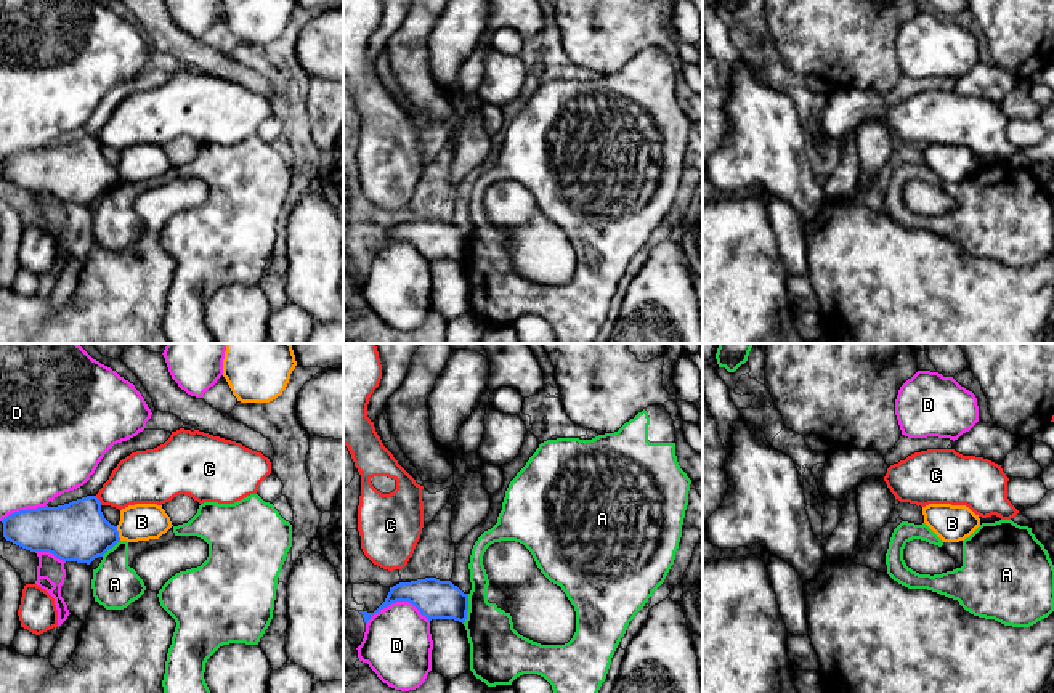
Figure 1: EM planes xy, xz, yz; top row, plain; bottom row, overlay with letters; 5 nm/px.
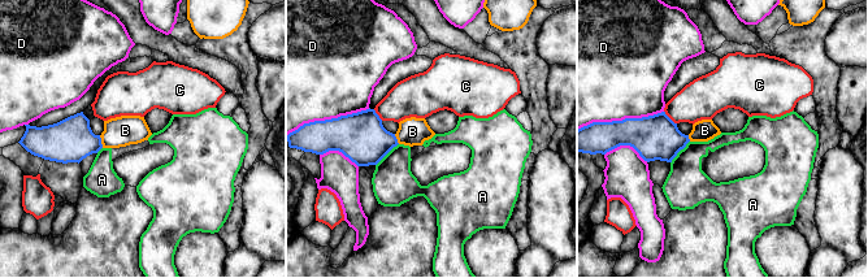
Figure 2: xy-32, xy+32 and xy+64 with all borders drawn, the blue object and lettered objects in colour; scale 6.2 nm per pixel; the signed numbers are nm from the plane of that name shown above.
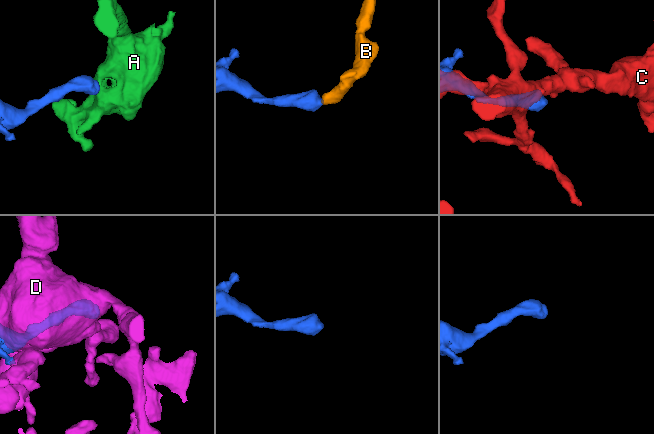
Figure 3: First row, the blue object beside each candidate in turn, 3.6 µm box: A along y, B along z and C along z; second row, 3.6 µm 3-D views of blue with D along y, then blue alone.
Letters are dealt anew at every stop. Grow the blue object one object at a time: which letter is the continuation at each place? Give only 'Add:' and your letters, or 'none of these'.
Add: none of these

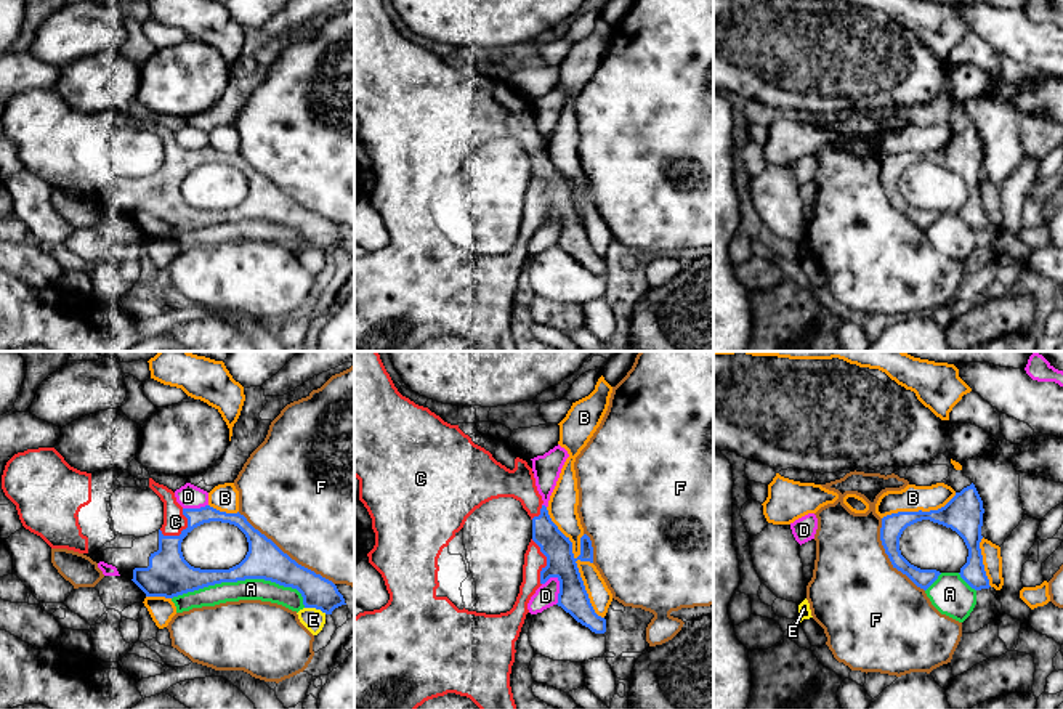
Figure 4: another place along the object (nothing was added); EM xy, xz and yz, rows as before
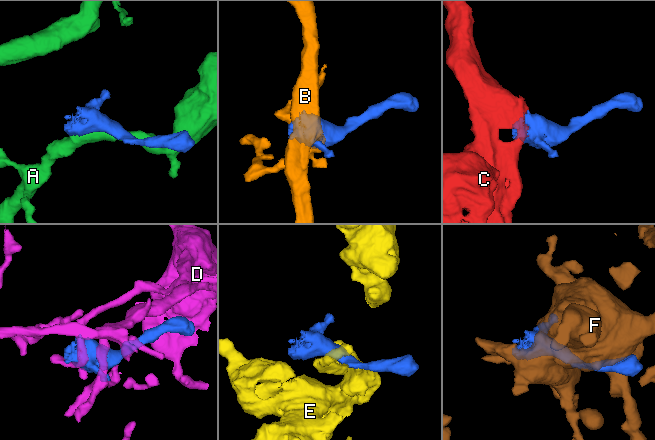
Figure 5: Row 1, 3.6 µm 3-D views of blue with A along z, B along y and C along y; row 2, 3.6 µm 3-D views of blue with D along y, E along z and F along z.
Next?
Add: C

